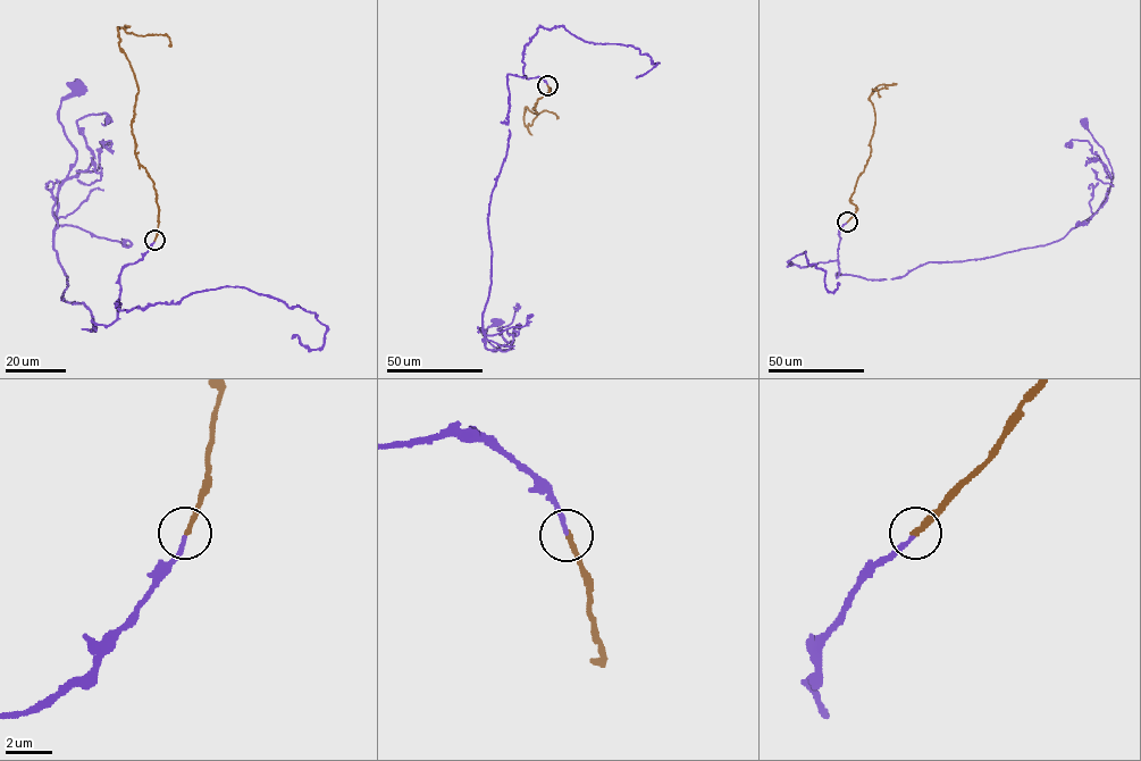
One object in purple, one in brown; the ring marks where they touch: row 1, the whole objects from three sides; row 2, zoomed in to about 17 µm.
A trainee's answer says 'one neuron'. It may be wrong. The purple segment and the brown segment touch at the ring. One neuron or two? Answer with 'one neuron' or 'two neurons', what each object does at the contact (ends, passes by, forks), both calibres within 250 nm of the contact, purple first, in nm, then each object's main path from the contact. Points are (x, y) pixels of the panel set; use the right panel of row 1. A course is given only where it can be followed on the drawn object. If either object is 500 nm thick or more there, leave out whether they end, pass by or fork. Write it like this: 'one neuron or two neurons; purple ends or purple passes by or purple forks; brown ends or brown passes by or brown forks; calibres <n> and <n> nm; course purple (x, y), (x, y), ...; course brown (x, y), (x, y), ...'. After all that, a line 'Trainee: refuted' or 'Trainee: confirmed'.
one neuron; purple ends; brown ends; calibres 170 and 240 nm; course purple (847, 222), (836, 275), (875, 279), (930, 261), (1057, 241), (1097, 210), (1113, 177), (1083, 123); course brown (847, 222), (857, 210), (850, 197), (871, 152), (875, 115), (870, 95), (889, 85), (872, 89), (880, 97)
Trainee: confirmed

